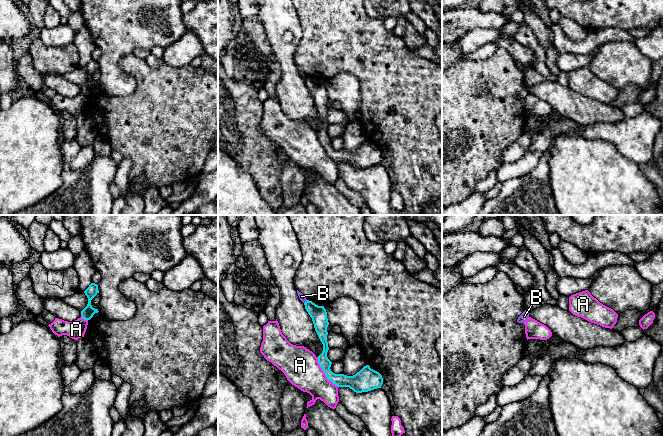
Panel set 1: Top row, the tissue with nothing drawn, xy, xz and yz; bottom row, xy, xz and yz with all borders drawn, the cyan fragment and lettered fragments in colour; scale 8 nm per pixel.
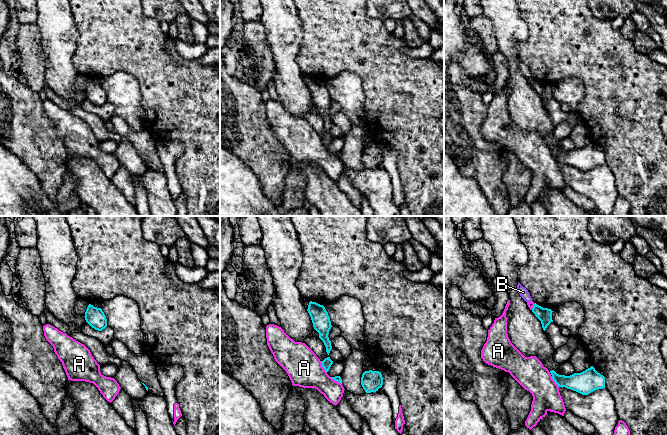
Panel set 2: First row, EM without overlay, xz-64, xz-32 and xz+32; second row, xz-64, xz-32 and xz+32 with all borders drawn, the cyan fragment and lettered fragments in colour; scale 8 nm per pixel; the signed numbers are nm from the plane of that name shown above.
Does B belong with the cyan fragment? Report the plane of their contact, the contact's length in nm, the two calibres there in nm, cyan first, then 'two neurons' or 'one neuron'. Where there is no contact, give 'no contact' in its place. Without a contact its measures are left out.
meets cyan in xz; contact 40 nm long; 130 nm thick on the cyan side, 50 nm on the other; two neurons

